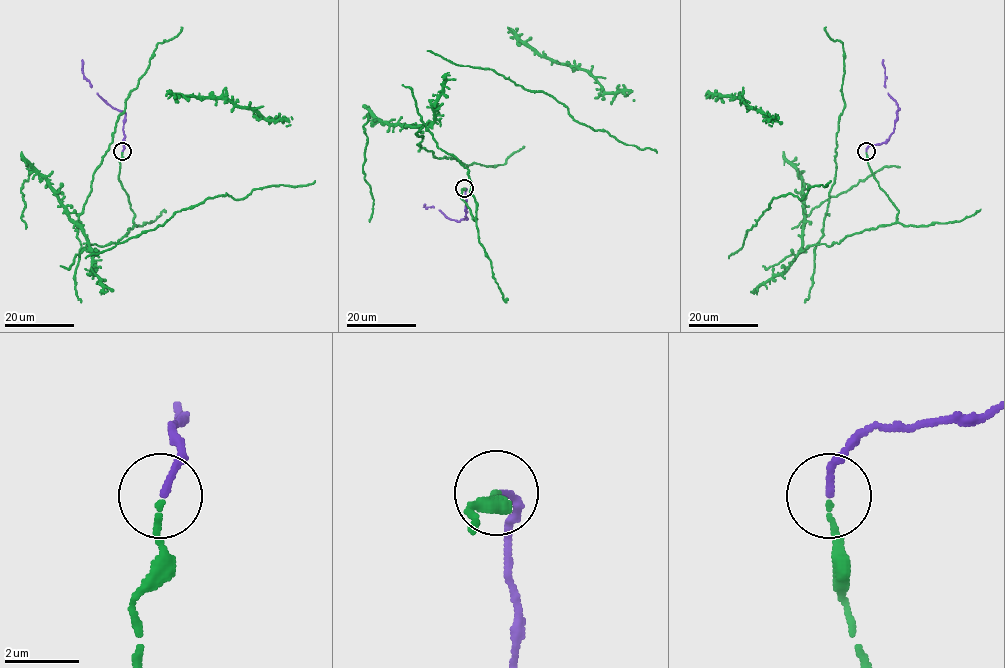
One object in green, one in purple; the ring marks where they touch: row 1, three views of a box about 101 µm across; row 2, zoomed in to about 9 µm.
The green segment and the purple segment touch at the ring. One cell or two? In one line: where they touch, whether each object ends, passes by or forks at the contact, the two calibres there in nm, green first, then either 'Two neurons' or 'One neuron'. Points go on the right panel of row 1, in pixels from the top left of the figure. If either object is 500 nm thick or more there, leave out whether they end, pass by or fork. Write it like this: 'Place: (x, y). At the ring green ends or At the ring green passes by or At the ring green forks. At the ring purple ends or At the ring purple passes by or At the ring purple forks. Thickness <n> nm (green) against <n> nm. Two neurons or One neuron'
Place: (866, 151). At the ring green ends. At the ring purple ends. Thickness 150 nm (green) against 170 nm. One neuron

